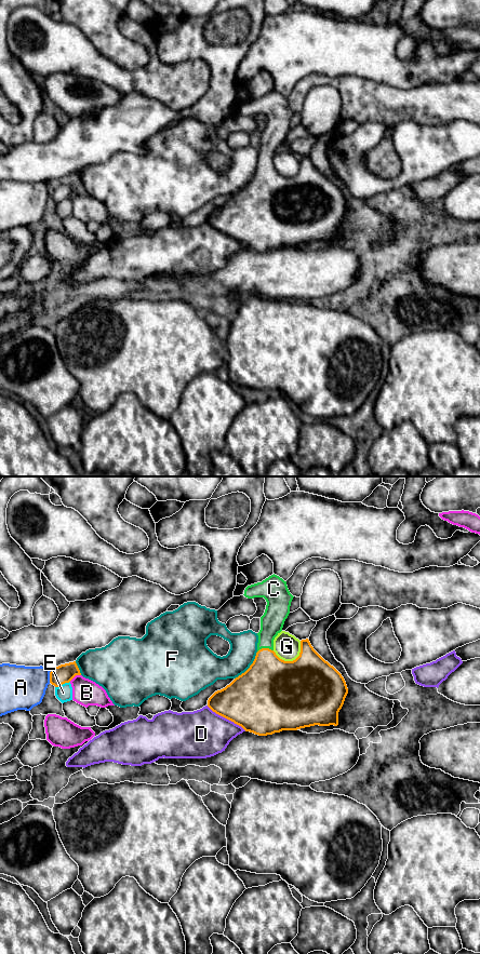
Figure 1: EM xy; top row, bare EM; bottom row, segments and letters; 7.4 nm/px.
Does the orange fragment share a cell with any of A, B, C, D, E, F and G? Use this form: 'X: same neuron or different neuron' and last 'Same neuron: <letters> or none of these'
A: different neuron
B: different neuron
C: same neuron
D: different neuron
E: different neuron
F: different neuron
G: different neuron
Same neuron: C

